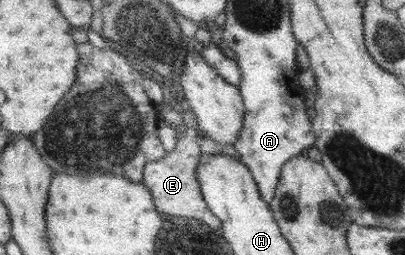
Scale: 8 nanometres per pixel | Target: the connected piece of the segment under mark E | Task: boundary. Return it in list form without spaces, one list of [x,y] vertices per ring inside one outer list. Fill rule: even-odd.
[[[192,128],[182,129],[176,150],[169,151],[167,156],[158,162],[149,162],[145,168],[144,184],[155,198],[156,208],[166,217],[181,217],[182,220],[196,220],[220,228],[222,221],[214,214],[205,201],[197,170],[201,158],[206,156],[200,150],[201,132]]]

